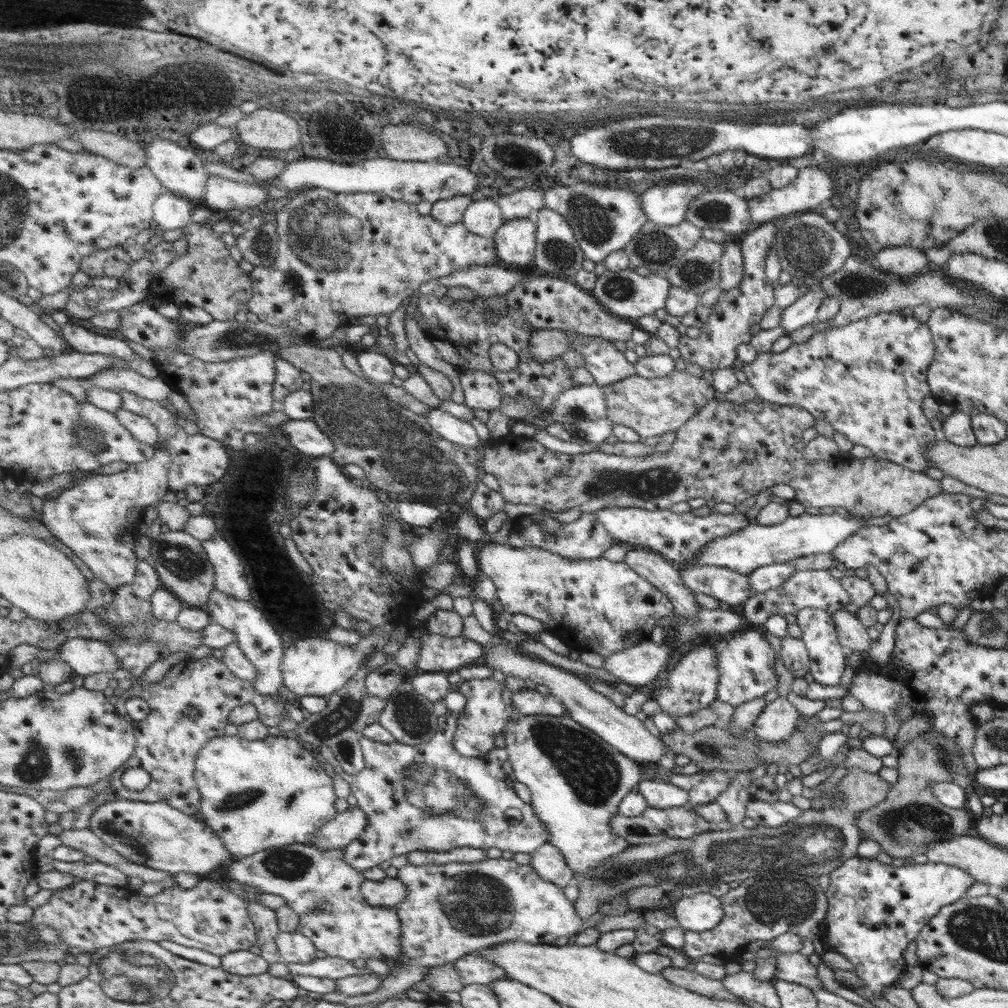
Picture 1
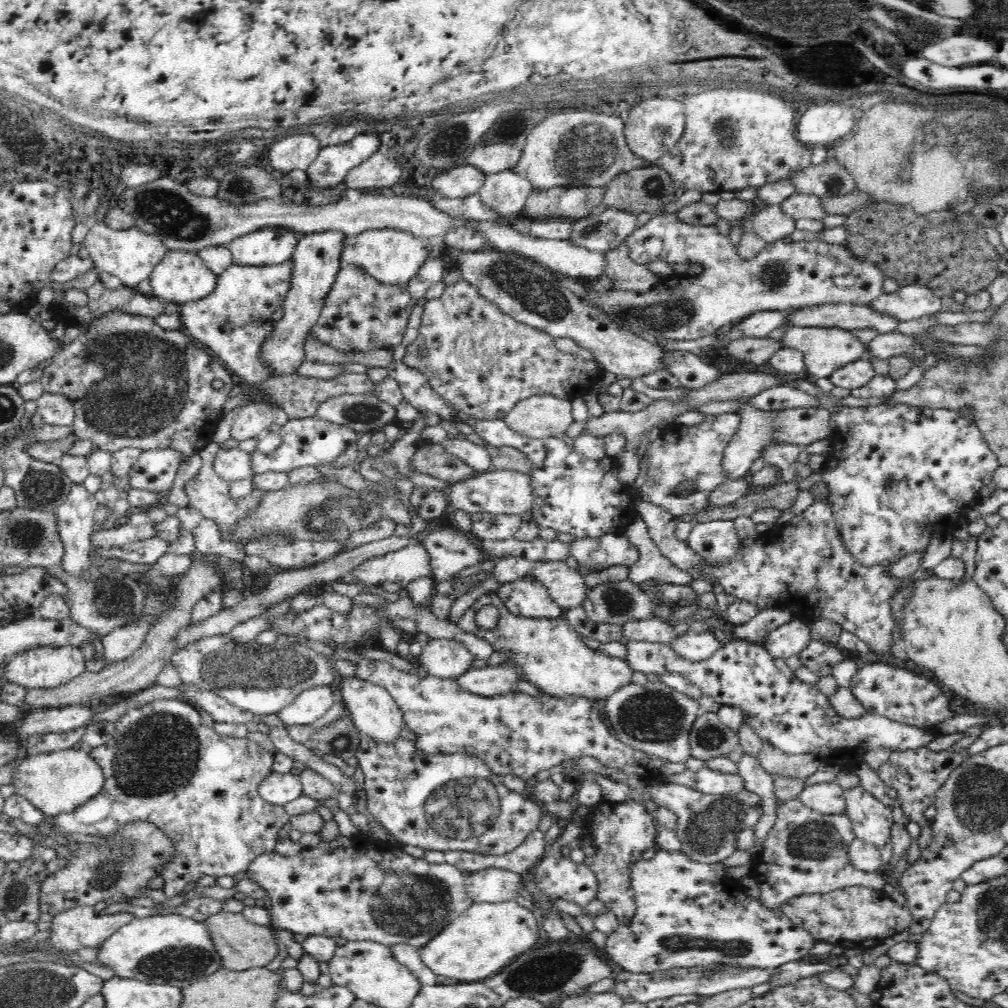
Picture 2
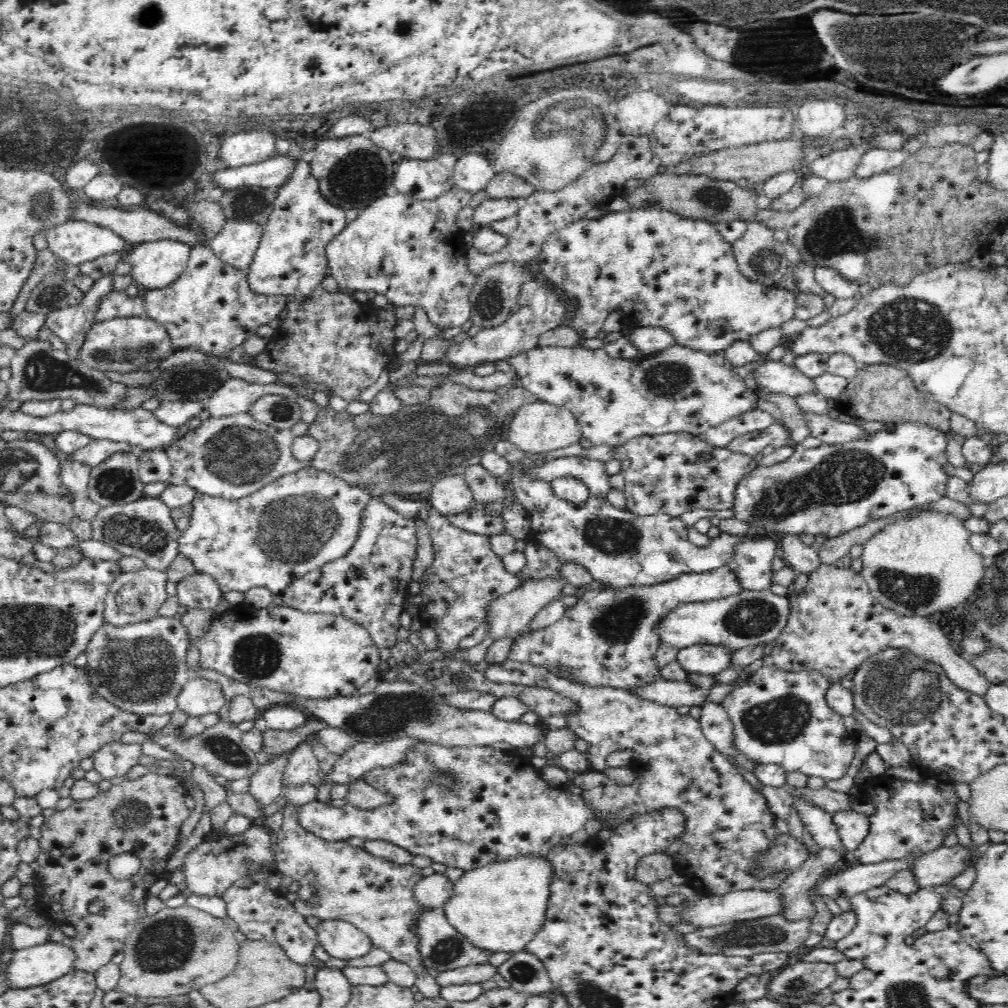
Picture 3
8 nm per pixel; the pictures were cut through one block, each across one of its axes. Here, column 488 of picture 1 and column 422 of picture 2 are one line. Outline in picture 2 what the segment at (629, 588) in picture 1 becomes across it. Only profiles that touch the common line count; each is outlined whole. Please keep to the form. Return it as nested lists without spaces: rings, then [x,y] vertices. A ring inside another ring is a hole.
[[[423,541],[412,542],[406,548],[390,551],[383,555],[374,555],[357,565],[354,565],[346,574],[335,581],[340,584],[366,584],[366,586],[381,585],[383,582],[395,582],[402,588],[415,578],[432,576],[435,569],[434,561],[429,558],[429,551]]]

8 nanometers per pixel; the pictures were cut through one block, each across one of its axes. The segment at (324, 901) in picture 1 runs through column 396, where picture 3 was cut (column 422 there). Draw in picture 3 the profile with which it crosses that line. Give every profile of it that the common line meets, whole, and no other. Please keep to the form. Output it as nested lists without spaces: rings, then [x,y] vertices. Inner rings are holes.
[[[443,906],[425,908],[411,926],[411,931],[417,936],[417,949],[421,956],[421,962],[426,969],[442,972],[463,966],[484,964],[495,952],[490,949],[474,946],[470,939],[460,933],[456,927],[450,924]]]

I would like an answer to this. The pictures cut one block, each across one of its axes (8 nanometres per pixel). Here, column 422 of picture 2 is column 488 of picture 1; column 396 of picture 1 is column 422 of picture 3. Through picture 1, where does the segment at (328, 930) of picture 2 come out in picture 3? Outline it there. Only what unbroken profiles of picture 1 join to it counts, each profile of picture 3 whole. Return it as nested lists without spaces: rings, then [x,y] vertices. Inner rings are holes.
[[[287,804],[284,808],[284,824],[276,832],[275,870],[282,875],[287,875],[291,880],[299,884],[298,898],[294,901],[296,909],[305,917],[316,916],[320,920],[342,919],[357,926],[364,934],[367,934],[375,948],[380,948],[396,959],[412,967],[417,974],[415,985],[420,989],[420,994],[425,998],[440,997],[441,986],[434,976],[429,975],[421,962],[421,956],[417,949],[417,936],[411,931],[417,916],[425,911],[413,899],[414,885],[422,878],[420,869],[412,864],[395,865],[392,862],[375,858],[362,848],[351,846],[346,841],[324,841],[314,834],[306,832],[297,821],[298,806]]]

